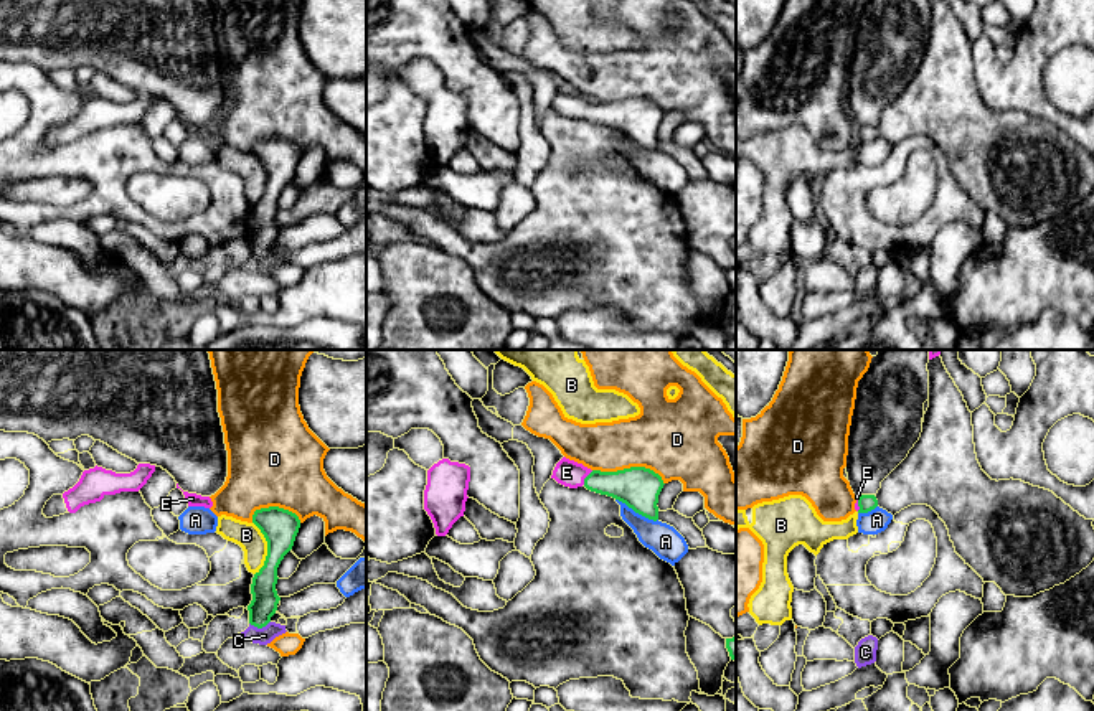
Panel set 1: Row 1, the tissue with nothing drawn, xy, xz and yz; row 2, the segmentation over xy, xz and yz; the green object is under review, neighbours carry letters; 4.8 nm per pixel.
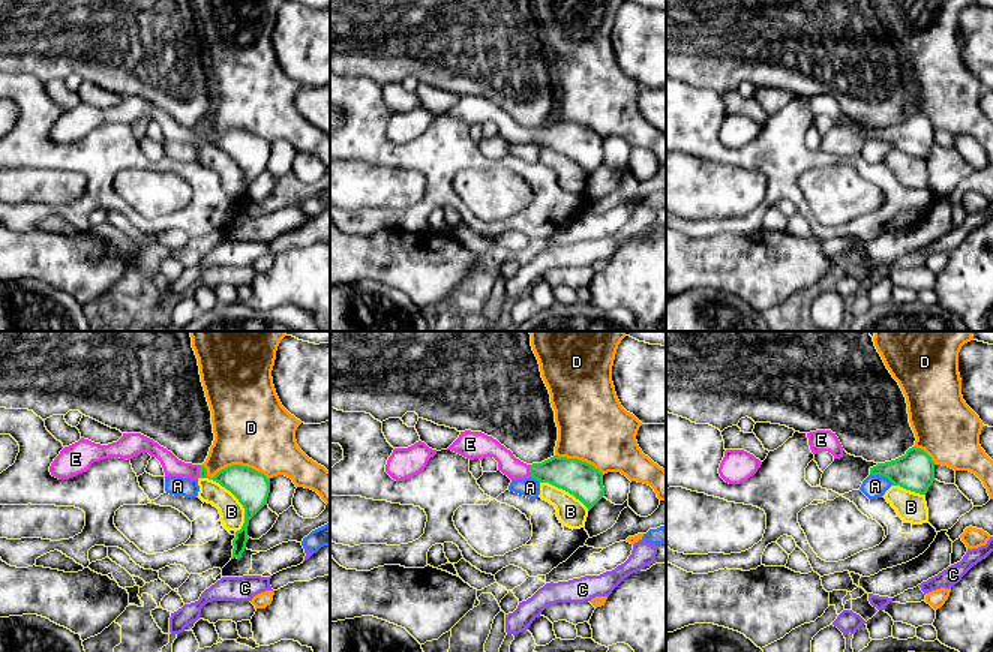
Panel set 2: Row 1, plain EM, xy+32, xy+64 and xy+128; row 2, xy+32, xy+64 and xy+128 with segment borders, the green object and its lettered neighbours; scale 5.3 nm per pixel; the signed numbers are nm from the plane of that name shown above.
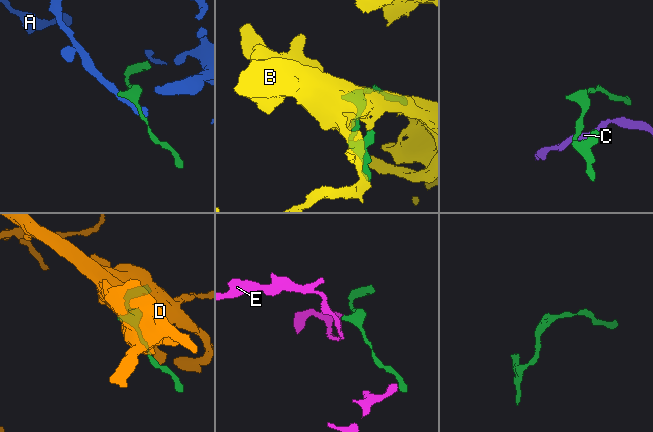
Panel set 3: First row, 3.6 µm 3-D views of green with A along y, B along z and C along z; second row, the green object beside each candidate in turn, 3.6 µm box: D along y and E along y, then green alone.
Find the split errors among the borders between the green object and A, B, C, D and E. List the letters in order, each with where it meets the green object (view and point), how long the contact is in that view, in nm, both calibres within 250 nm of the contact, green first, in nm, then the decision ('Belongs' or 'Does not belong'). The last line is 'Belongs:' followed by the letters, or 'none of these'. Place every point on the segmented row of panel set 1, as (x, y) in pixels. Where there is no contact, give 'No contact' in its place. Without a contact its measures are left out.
A: Touches green at xz (637, 512). Shared border 240 nm. Thickness 200 nm (green) against 160 nm. Does not belong
B: Touches green at xy (268, 548). Shared border 260 nm. Thickness 180 nm (green) against 120 nm. Does not belong
C: Touches green at xy (259, 627). Shared border 110 nm. Thickness 130 nm (green) against 90 nm. Does not belong
D: Touches green at xz (631, 467). Shared border 360 nm. Thickness 200 nm (green) against 380 nm. Does not belong
E: Touches green at xz (586, 477). Shared border 90 nm. Thickness 200 nm (green) against 130 nm. Belongs
Belongs: E

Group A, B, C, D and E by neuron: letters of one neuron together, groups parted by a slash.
A / B / C / D / E

